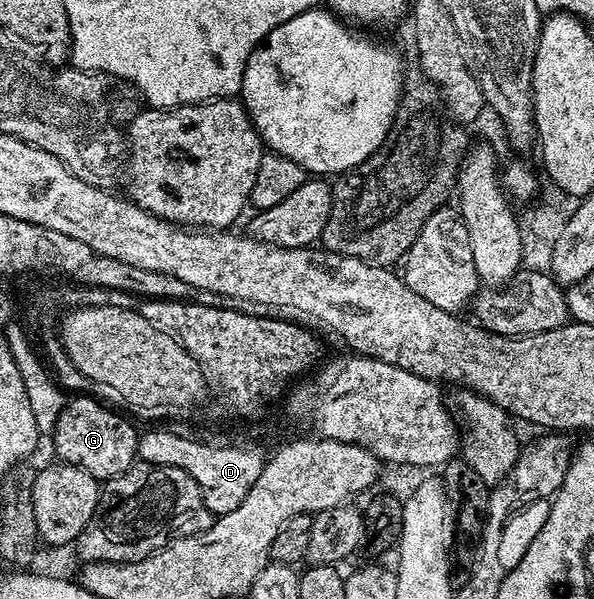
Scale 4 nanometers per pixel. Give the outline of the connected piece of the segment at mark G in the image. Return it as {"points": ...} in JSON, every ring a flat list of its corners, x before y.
{"points":[[83,395,80,399,68,398,61,409,61,417,57,417,57,425,53,432,55,439,55,451,60,460,71,463,74,467,85,469,88,473,100,481,116,479,121,473,130,469,132,463,136,462,139,449,140,432,127,419,122,419,115,411,102,407,95,399]]}

